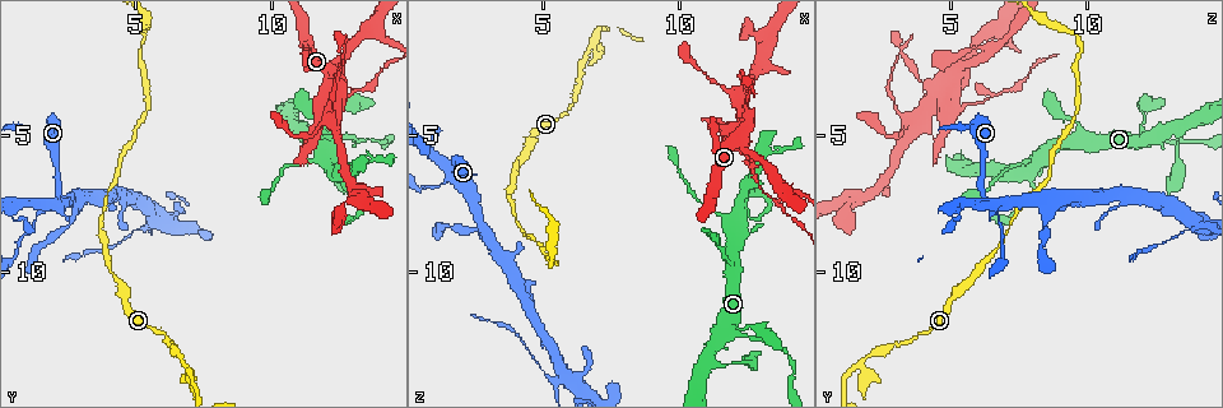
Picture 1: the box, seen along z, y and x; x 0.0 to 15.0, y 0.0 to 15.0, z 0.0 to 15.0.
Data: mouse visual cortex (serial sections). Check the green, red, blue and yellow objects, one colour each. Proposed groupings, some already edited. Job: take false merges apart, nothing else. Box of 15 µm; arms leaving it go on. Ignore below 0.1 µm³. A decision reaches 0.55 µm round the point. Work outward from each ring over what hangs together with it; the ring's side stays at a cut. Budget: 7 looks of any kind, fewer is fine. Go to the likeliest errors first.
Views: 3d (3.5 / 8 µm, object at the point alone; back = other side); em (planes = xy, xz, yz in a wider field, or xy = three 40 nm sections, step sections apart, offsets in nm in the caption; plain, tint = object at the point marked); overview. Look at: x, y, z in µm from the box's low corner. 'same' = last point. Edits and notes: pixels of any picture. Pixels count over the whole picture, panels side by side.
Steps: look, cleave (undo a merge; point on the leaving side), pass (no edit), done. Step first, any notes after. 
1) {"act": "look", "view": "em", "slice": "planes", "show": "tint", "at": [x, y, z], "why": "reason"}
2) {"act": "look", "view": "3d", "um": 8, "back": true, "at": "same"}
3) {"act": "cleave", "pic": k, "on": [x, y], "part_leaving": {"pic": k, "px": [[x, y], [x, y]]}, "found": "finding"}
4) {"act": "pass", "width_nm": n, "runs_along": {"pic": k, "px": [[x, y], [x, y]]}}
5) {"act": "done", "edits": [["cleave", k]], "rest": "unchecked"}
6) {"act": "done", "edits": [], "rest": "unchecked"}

{"act": "look", "view": "3d", "um": 3.5, "back": true, "at": [2.2, 7.5, 6.5]}

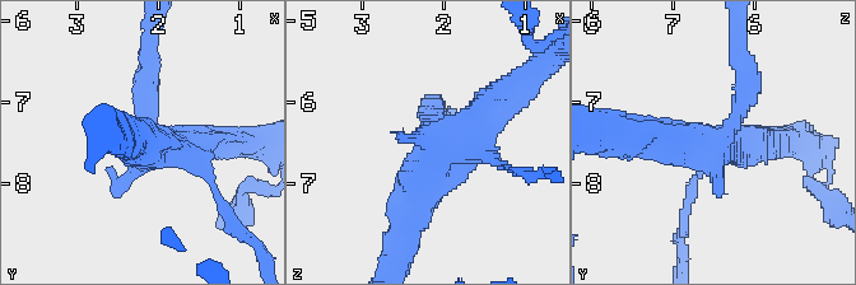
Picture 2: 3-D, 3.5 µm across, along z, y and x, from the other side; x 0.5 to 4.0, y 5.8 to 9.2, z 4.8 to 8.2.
{"act": "look", "view": "em", "slice": "xy", "step": 2, "show": "tint", "at": [2.15, 7.50, 6.50], "why": "need the tissue"}

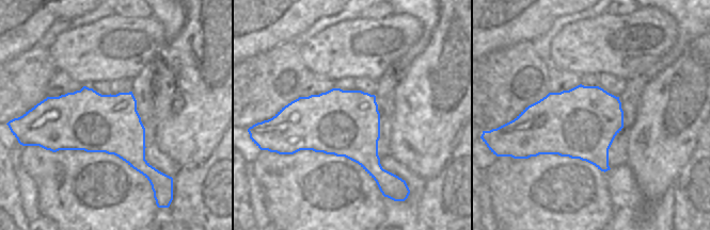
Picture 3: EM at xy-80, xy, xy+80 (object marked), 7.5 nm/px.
{"act": "pass", "runs_along": {"pic": 2, "px": [[745, 73], [716, 143], [634, 135]]}, "found": "continuous, no second cell"}

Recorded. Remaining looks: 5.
{"act": "look", "view": "3d", "um": 8, "at": [6.9, 13.5, 1.6], "why": "abrupt turn"}

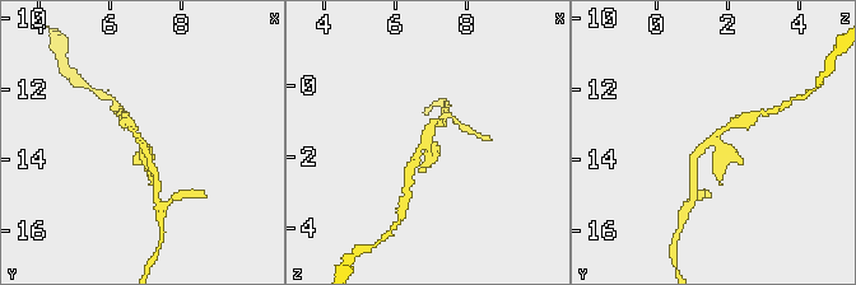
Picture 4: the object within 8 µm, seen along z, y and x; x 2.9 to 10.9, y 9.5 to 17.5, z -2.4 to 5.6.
{"act": "look", "view": "em", "slice": "planes", "show": "tint", "at": [6.9, 13.5, 1.7]}

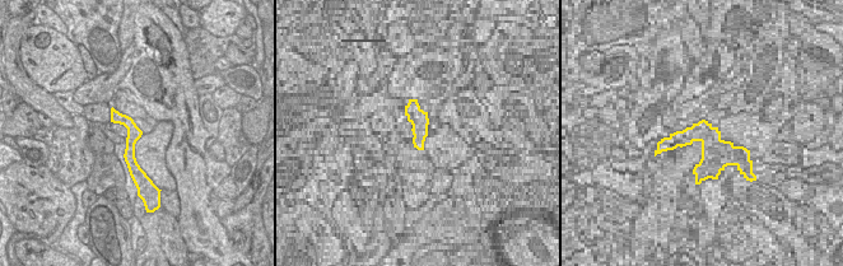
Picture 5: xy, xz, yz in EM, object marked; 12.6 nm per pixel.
{"act": "pass", "runs_along": {"pic": 4, "px": [[125, 120], [142, 139], [149, 172]]}, "found": "all the same cell"}

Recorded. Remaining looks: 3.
{"act": "look", "view": "3d", "um": 3.5, "at": [5.8, 8.1, 14.1], "why": "two arms in line, one across"}

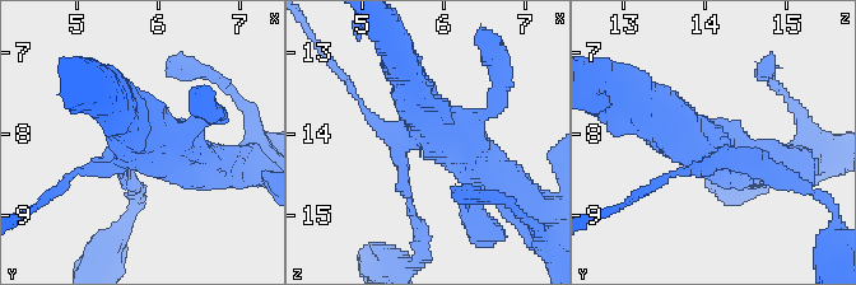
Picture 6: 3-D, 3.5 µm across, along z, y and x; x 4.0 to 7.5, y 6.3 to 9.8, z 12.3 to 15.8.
{"act": "look", "view": "em", "slice": "xy", "step": 3, "show": "tint", "at": [5.65, 8.25, 13.95]}

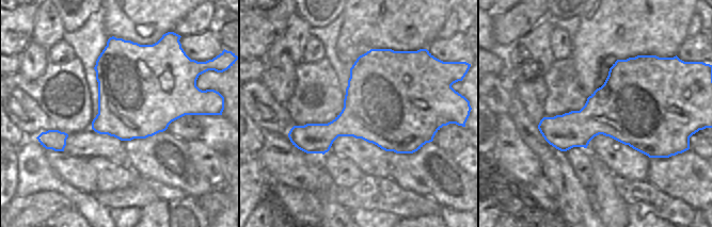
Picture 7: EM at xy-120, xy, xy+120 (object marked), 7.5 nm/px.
{"act": "look", "view": "em", "slice": "xy", "step": 2, "show": "tint", "at": "same", "why": "cut it another way"}

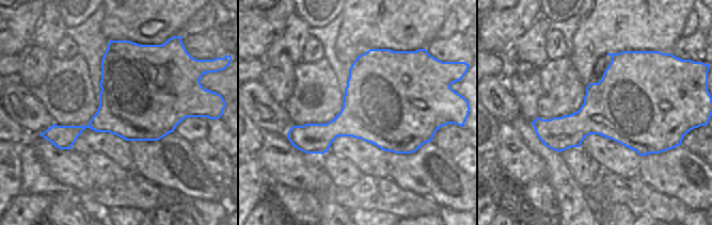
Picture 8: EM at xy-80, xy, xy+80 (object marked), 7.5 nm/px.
{"act": "pass", "runs_along": {"pic": 6, "px": [[395, 51], [422, 116], [480, 168]]}, "found": "all the same cell"}

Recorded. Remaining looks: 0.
{"act": "done", "edits": [], "rest": "unchecked"}

